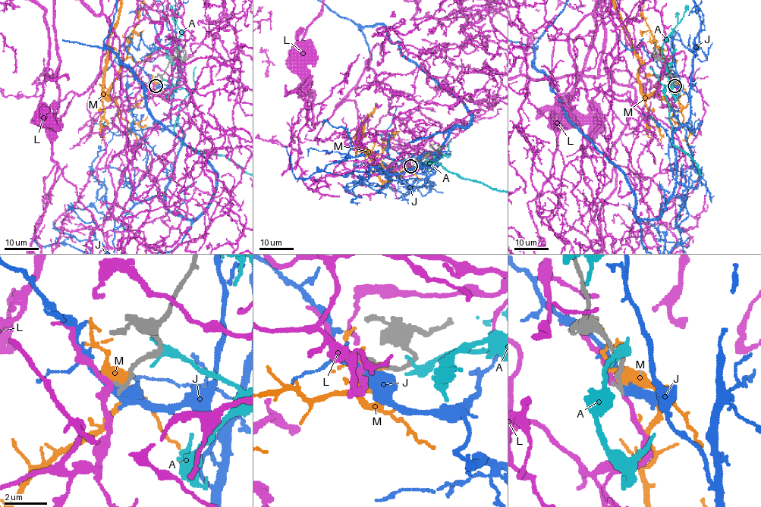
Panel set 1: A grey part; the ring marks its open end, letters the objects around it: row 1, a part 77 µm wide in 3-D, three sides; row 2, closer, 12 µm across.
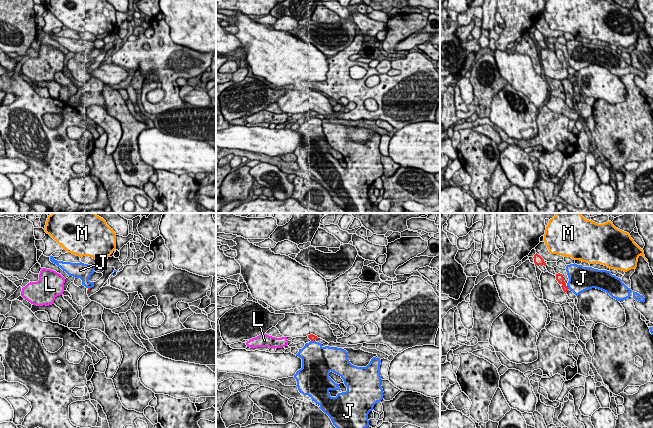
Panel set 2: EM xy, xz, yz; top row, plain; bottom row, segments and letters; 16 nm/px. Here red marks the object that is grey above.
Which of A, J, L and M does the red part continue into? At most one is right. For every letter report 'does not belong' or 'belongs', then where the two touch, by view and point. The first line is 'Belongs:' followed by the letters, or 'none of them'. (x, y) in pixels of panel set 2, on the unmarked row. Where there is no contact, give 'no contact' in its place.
Belongs: none of them
A: does not belong | no contact
J: does not belong | yz (567, 63)
L: does not belong | no contact
M: does not belong | no contact

